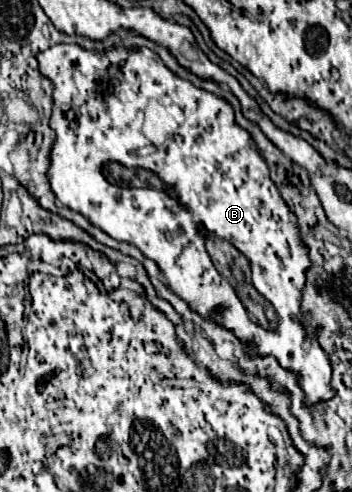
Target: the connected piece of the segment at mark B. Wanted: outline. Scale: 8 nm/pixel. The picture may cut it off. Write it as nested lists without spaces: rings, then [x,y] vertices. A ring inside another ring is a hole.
[[[61,43],[39,53],[37,59],[39,59],[41,73],[53,81],[55,107],[51,115],[51,127],[55,129],[57,139],[51,151],[49,179],[57,199],[63,205],[83,213],[93,225],[101,227],[111,237],[137,245],[149,259],[153,259],[161,267],[161,273],[165,275],[167,285],[181,299],[185,299],[193,311],[199,311],[203,317],[217,319],[223,327],[235,331],[239,339],[253,341],[253,353],[275,355],[285,369],[297,371],[299,385],[303,387],[309,403],[331,399],[335,391],[329,385],[329,379],[331,379],[329,357],[309,333],[311,329],[301,321],[303,317],[299,311],[301,291],[305,285],[305,269],[309,269],[307,247],[299,241],[297,221],[295,217],[289,217],[291,215],[289,207],[283,203],[277,187],[269,179],[269,167],[265,159],[259,155],[257,147],[253,145],[251,135],[239,125],[235,125],[231,105],[225,99],[215,97],[205,89],[197,89],[189,81],[183,81],[177,75],[173,75],[163,65],[163,61],[149,49],[139,49],[139,51],[113,49],[107,53],[97,53],[97,51],[85,51],[79,45]],[[149,99],[159,99],[161,105],[177,105],[185,115],[185,123],[179,125],[177,131],[167,135],[163,147],[150,146],[149,141],[143,147],[142,125],[144,110]],[[111,161],[129,168],[155,171],[165,183],[173,185],[175,195],[167,195],[165,191],[157,191],[157,189],[129,189],[129,187],[123,189],[123,187],[111,185],[101,173],[103,165]],[[199,227],[205,227],[207,231],[213,231],[219,237],[231,241],[249,259],[249,265],[253,267],[255,289],[263,297],[267,297],[267,301],[277,311],[279,325],[275,331],[265,331],[257,323],[249,321],[247,311],[243,303],[239,303],[233,287],[213,267]],[[217,305],[223,305],[221,315],[213,313]]]

